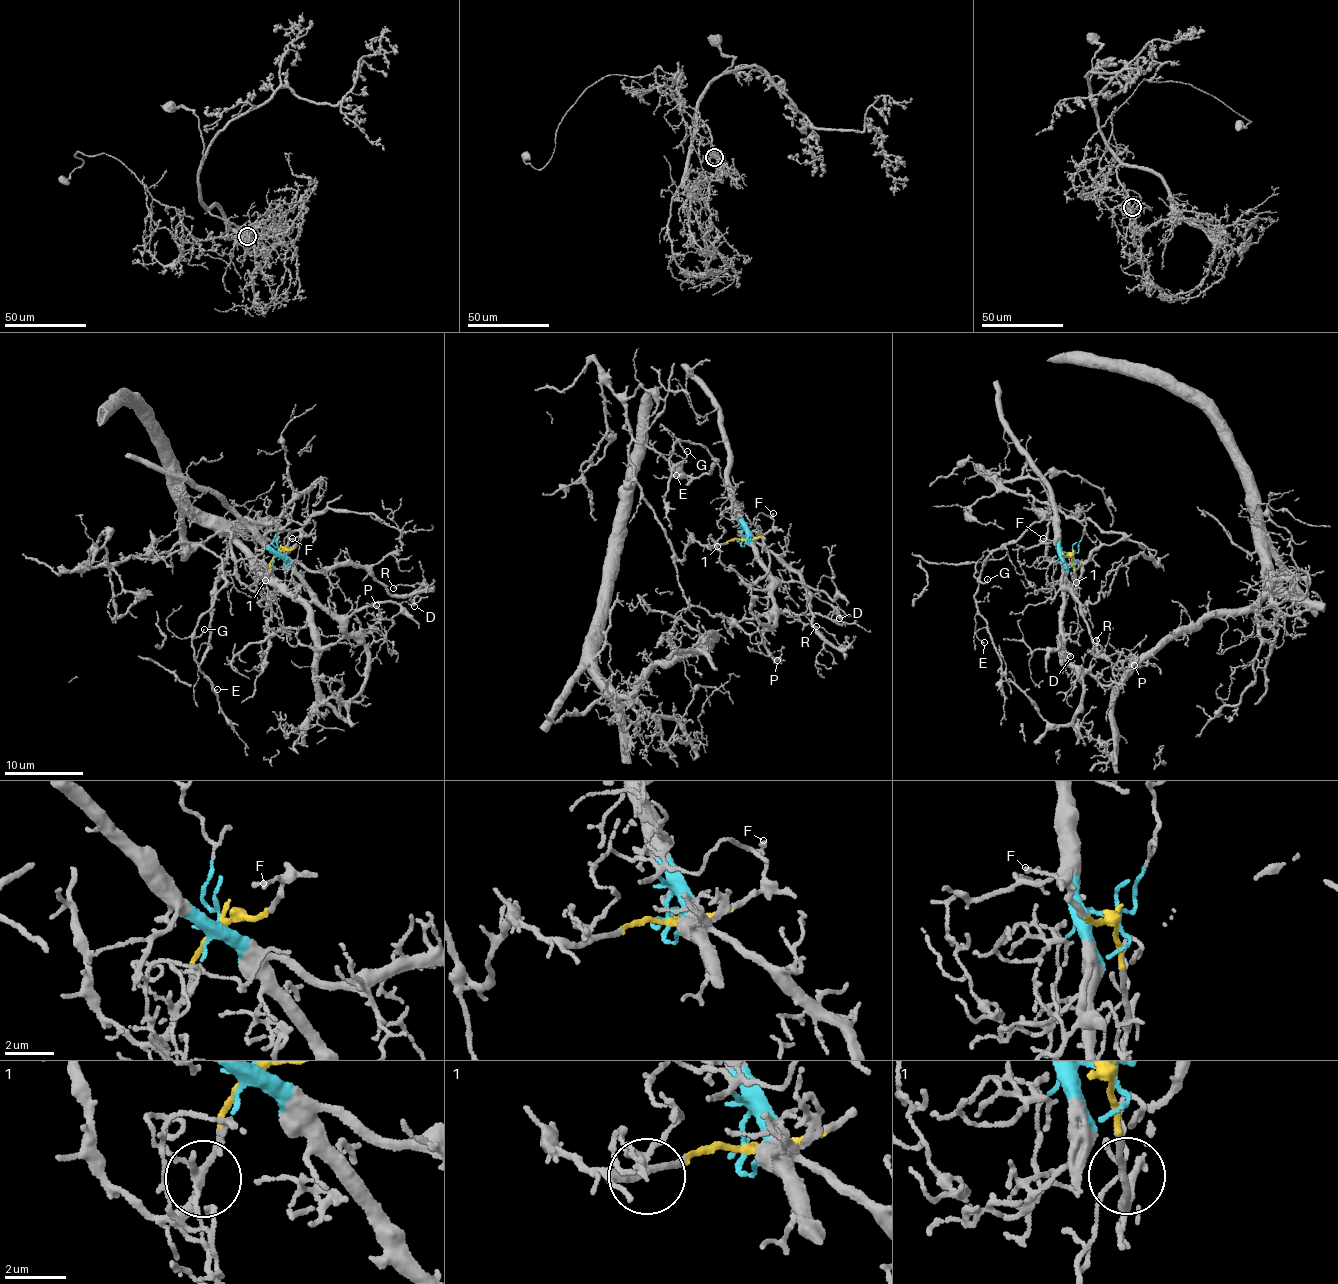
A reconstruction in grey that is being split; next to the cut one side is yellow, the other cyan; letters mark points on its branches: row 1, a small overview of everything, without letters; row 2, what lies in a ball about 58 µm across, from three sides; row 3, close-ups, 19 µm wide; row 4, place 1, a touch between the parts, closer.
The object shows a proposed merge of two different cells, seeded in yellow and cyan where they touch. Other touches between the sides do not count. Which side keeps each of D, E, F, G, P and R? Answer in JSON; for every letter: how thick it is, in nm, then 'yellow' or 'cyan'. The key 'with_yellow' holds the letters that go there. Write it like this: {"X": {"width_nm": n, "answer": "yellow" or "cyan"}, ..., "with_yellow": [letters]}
{"D": {"width_nm": 180, "answer": "cyan"}, "E": {"width_nm": 120, "answer": "yellow"}, "F": {"width_nm": 180, "answer": "yellow"}, "G": {"width_nm": 110, "answer": "yellow"}, "P": {"width_nm": 240, "answer": "cyan"}, "R": {"width_nm": 100, "answer": "cyan"}, "with_yellow": ["E", "F", "G"]}

